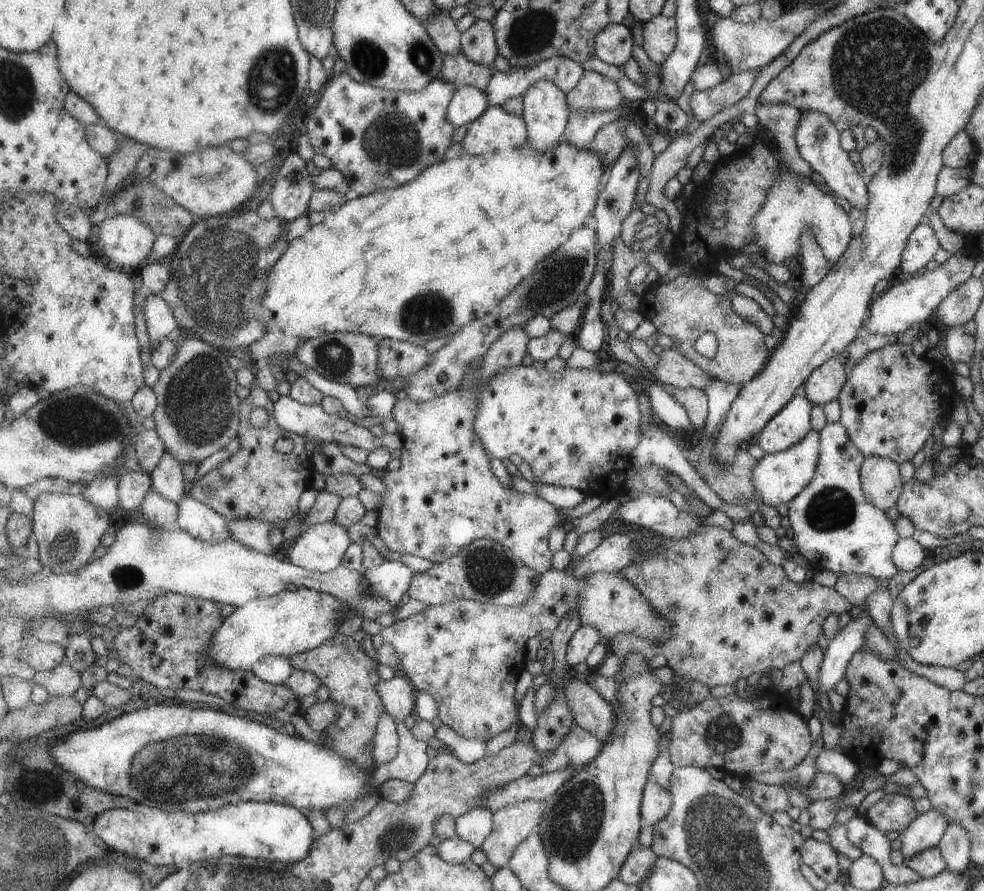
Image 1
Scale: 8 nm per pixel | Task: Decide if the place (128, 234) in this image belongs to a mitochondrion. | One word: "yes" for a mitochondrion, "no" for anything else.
no

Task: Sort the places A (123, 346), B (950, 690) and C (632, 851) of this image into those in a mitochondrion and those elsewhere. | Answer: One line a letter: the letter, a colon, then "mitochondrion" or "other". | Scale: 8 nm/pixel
A: other
B: other
C: other

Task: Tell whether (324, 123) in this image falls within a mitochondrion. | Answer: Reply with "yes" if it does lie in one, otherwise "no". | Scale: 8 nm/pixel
no

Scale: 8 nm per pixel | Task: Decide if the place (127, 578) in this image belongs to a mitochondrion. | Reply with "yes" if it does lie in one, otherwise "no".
yes

